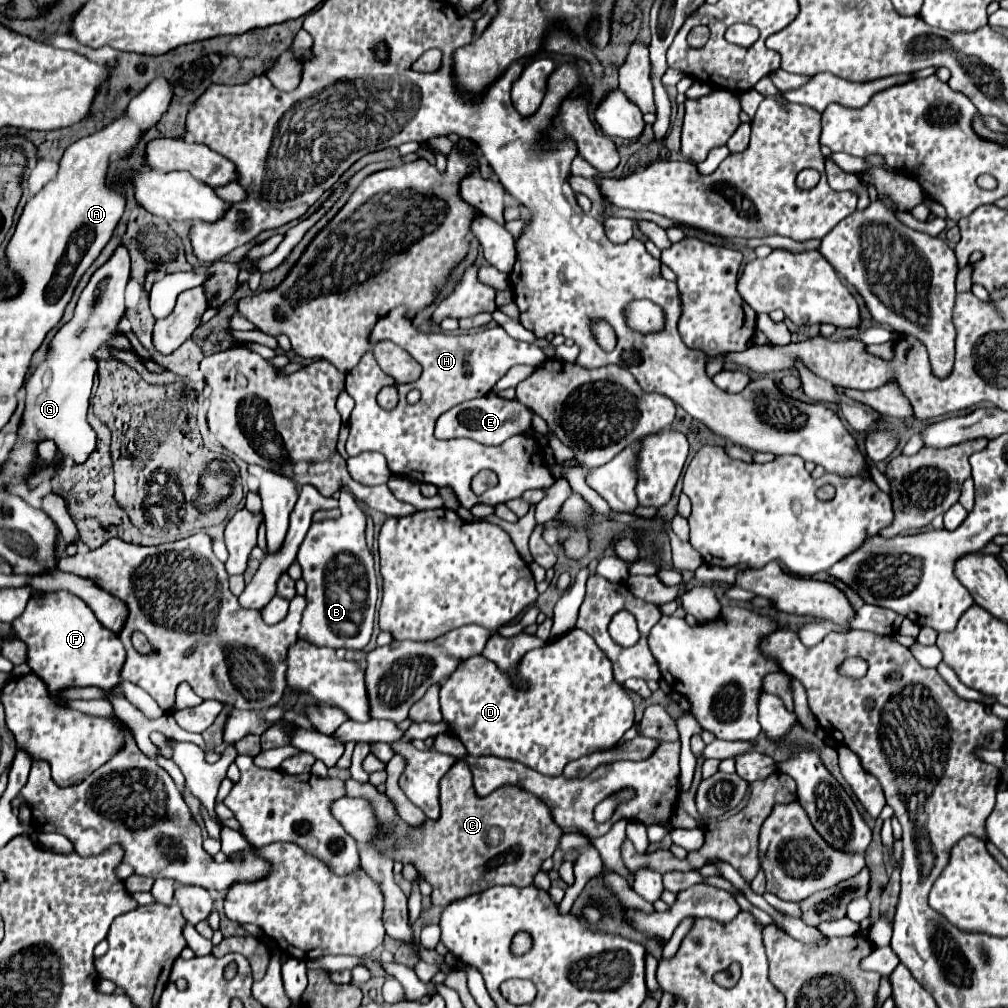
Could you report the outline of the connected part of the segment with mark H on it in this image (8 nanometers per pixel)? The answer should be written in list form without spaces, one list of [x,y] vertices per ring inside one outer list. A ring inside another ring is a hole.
[[[393,309],[381,317],[381,321],[377,321],[373,333],[369,335],[369,343],[373,345],[377,341],[395,341],[423,367],[423,373],[413,383],[397,383],[393,377],[381,371],[373,353],[367,351],[359,365],[346,374],[345,390],[355,401],[348,421],[349,436],[345,446],[350,457],[363,451],[383,453],[391,473],[417,479],[421,483],[431,483],[439,489],[449,487],[457,497],[457,503],[465,509],[471,509],[479,503],[505,503],[509,499],[521,497],[527,489],[547,489],[555,483],[555,477],[545,465],[541,445],[531,435],[515,435],[499,447],[487,447],[471,439],[441,441],[433,433],[435,421],[441,413],[457,403],[487,395],[493,385],[509,371],[509,367],[519,363],[537,367],[541,361],[545,361],[545,355],[537,345],[511,339],[499,325],[461,335],[447,331],[421,331],[413,325],[413,319],[409,313],[405,313],[405,309]],[[387,385],[397,387],[399,393],[399,403],[391,411],[377,405],[377,393]],[[411,389],[421,391],[421,399],[415,405],[409,405],[405,399]],[[481,469],[495,471],[499,481],[483,495],[475,495],[471,491],[471,479]]]

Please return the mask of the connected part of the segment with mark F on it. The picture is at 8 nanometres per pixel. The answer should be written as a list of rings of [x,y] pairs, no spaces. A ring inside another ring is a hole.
[[[69,591],[33,593],[23,615],[11,623],[11,637],[27,645],[27,665],[37,677],[41,677],[41,681],[45,681],[49,695],[59,707],[67,707],[61,691],[69,687],[97,687],[113,705],[115,715],[133,727],[139,749],[147,757],[159,753],[149,739],[149,724],[156,724],[156,721],[148,719],[135,705],[131,705],[125,695],[113,695],[113,689],[123,683],[121,665],[125,663],[126,651],[113,631],[99,625],[97,617],[81,597]]]

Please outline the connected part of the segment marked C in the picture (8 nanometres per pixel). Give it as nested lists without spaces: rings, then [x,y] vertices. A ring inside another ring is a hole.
[[[443,733],[435,737],[435,749],[453,755],[459,761],[439,781],[441,817],[437,821],[427,819],[421,829],[405,825],[387,795],[379,793],[371,783],[357,783],[353,779],[345,781],[349,797],[369,799],[377,817],[393,827],[393,835],[387,835],[375,847],[391,859],[413,863],[425,875],[427,883],[433,885],[431,903],[439,907],[473,893],[481,893],[493,885],[531,885],[533,877],[541,869],[541,863],[553,855],[559,837],[563,835],[547,805],[533,797],[533,793],[517,789],[517,785],[503,785],[501,789],[489,793],[489,797],[477,797],[471,770],[465,761],[461,761],[467,755],[461,741],[449,733]],[[497,827],[503,833],[499,843]]]

